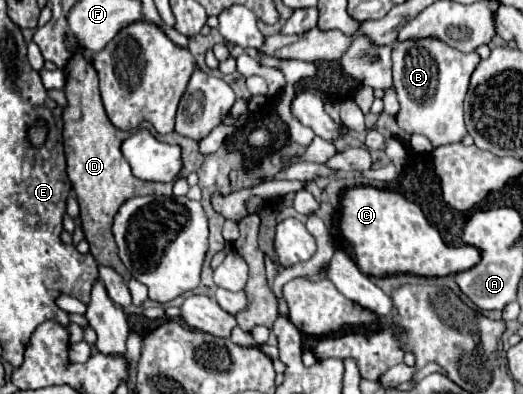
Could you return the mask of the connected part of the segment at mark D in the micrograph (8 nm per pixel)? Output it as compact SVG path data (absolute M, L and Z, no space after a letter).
M76 48L76 54L66 70L66 78L68 82L64 92L68 98L68 106L64 108L64 152L68 160L68 176L80 204L82 230L96 262L114 268L128 282L132 276L118 258L118 248L112 236L112 220L124 200L148 194L170 196L172 188L168 184L142 182L134 178L134 174L130 174L130 168L126 166L126 160L120 152L120 144L130 134L114 128L114 124L108 120L98 92L98 74L82 56L82 48Z

